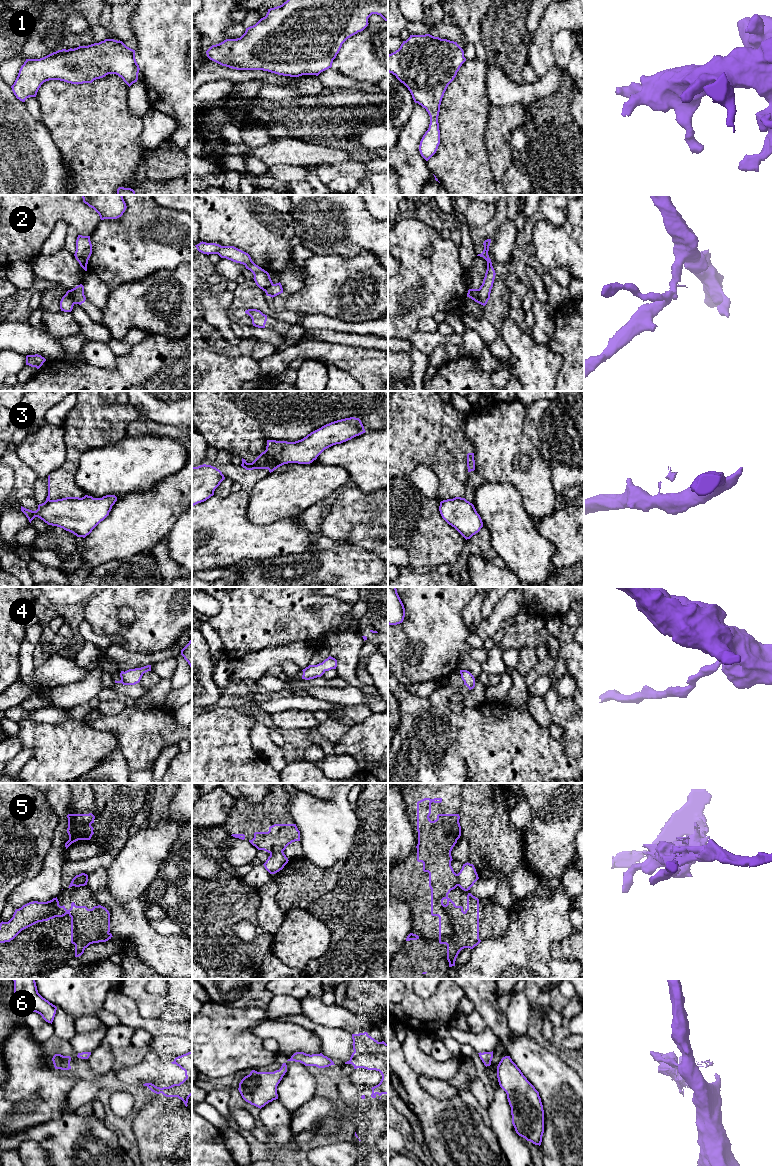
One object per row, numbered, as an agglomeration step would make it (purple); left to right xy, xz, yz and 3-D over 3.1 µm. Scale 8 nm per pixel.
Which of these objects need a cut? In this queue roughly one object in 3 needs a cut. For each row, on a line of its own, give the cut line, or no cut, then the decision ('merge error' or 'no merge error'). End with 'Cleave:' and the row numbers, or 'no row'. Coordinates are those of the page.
1: no cut | no merge error
2: yz (477, 289), (480, 303) | merge error
3: xy (51, 500), (45, 501) | merge error
4: no cut | no merge error
5: xz (282, 850), (270, 853) | merge error
6: no cut | no merge error
Cleave: 2, 3, 5

